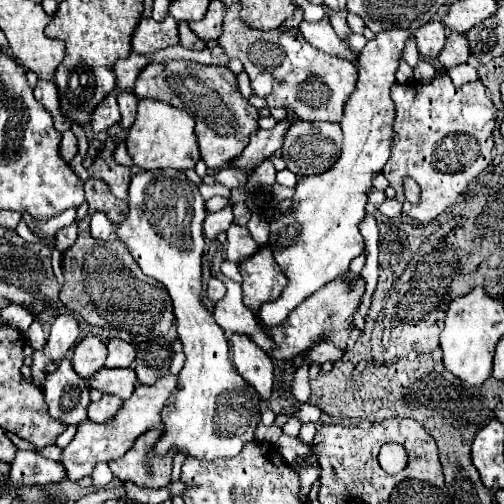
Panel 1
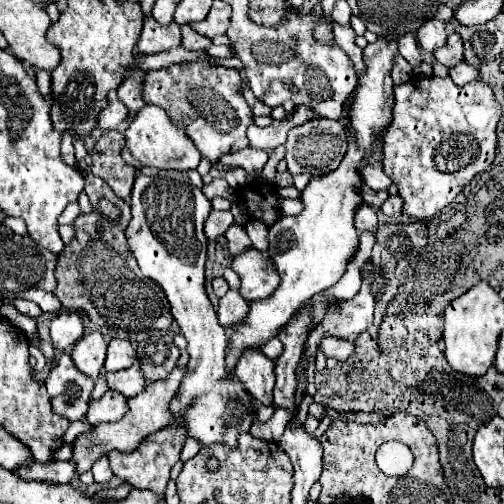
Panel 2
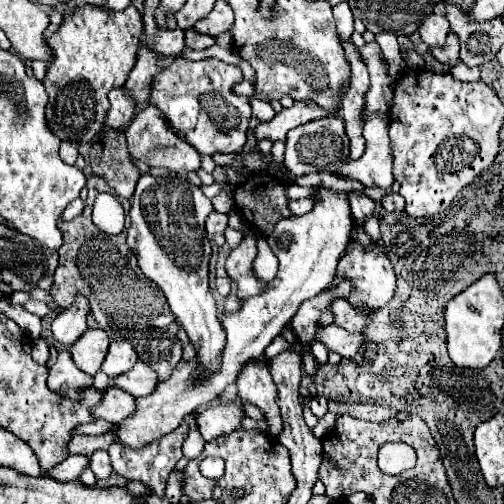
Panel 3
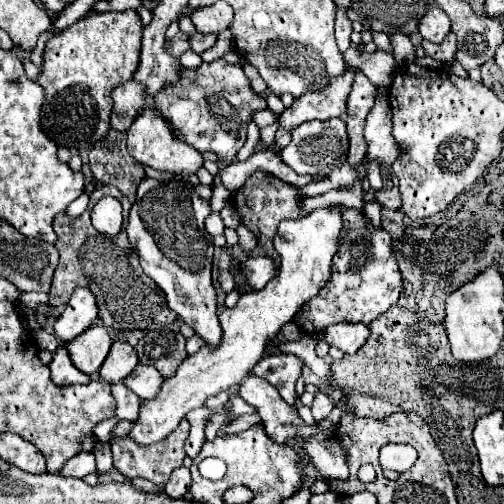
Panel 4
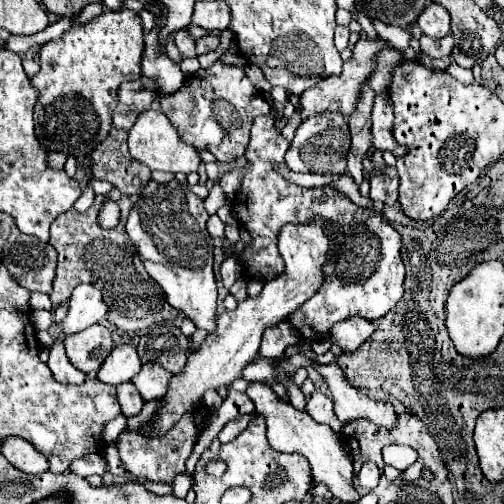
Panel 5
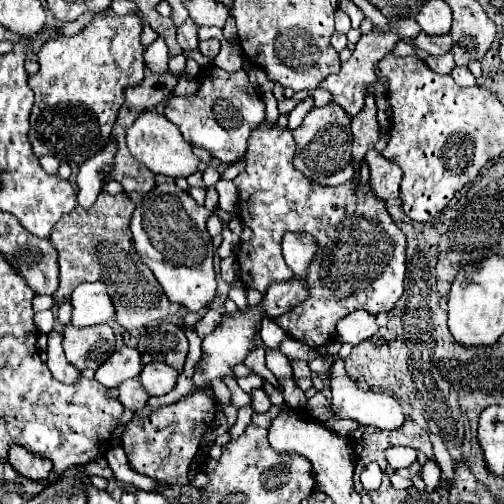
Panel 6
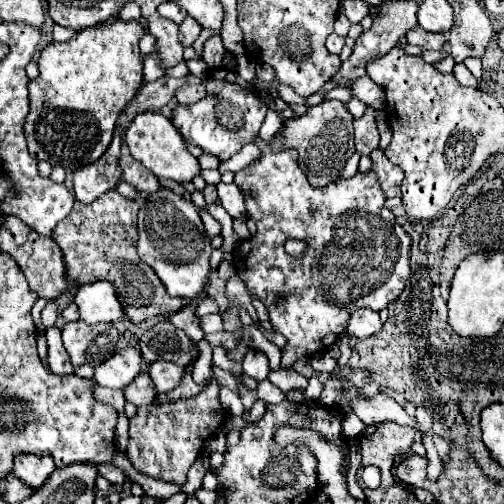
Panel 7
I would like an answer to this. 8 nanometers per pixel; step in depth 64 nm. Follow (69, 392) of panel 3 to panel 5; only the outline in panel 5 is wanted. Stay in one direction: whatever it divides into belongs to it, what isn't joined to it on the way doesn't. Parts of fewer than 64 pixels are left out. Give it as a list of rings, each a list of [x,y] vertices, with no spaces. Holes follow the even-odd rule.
[[[60,340],[54,342],[54,346],[50,348],[50,360],[48,360],[48,368],[54,374],[56,382],[62,384],[82,384],[86,380],[86,374],[80,372],[78,368],[72,366],[72,362],[66,356],[64,344]]]

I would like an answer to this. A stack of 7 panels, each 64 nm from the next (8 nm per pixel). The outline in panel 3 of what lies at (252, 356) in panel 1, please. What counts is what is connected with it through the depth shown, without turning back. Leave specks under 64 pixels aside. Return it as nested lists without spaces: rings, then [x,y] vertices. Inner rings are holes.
[[[258,358],[244,364],[236,384],[240,388],[242,402],[252,402],[258,408],[262,408],[266,422],[272,428],[272,434],[278,436],[282,428],[282,416],[276,406],[276,386],[274,386],[268,362],[264,358]]]

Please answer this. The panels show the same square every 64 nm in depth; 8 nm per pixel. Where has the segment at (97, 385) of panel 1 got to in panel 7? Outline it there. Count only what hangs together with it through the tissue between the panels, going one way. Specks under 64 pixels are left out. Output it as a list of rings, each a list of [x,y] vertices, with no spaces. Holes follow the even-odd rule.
[[[158,360],[158,362],[152,362],[148,366],[148,376],[150,376],[156,392],[174,390],[178,386],[182,374],[184,374],[182,366],[176,366],[176,364],[166,362],[166,360]]]

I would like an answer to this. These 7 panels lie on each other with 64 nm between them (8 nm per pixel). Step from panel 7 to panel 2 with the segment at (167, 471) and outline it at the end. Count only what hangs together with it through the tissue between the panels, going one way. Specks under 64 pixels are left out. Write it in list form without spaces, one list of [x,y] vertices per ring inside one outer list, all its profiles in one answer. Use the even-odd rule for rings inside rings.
[[[172,424],[164,430],[158,430],[150,436],[146,436],[134,452],[130,452],[130,454],[114,452],[112,456],[108,456],[108,460],[110,460],[112,472],[118,478],[122,478],[124,482],[128,482],[128,484],[132,484],[134,488],[140,488],[140,490],[146,488],[146,490],[152,490],[154,494],[164,494],[166,484],[170,480],[170,470],[178,462],[182,446],[184,446],[184,428],[182,426],[176,428],[176,424]]]

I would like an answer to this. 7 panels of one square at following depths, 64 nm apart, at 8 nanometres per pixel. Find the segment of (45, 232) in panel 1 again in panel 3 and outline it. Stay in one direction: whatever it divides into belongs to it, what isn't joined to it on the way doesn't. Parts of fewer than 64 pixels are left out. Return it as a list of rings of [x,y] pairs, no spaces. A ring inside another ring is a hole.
[[[76,198],[72,204],[68,204],[68,208],[64,208],[64,212],[62,212],[62,220],[64,220],[64,222],[74,220],[74,218],[82,212],[82,208],[84,208],[84,202],[82,202],[80,198]]]

